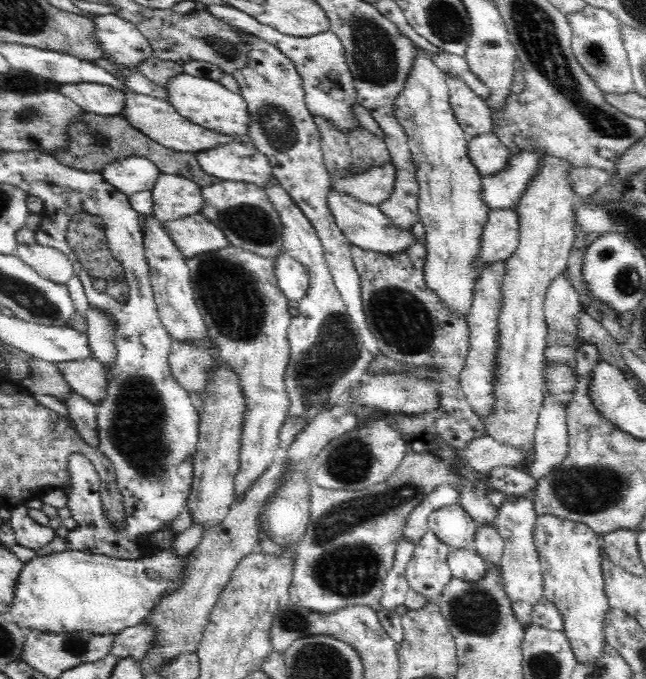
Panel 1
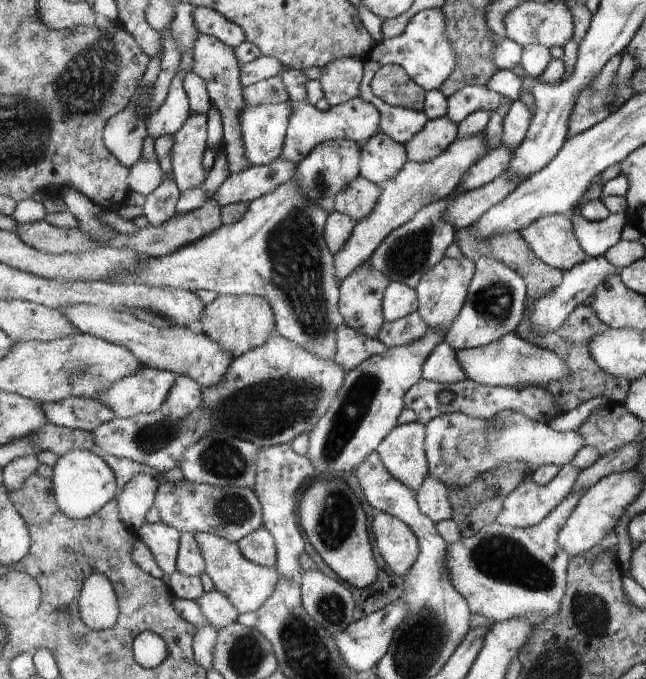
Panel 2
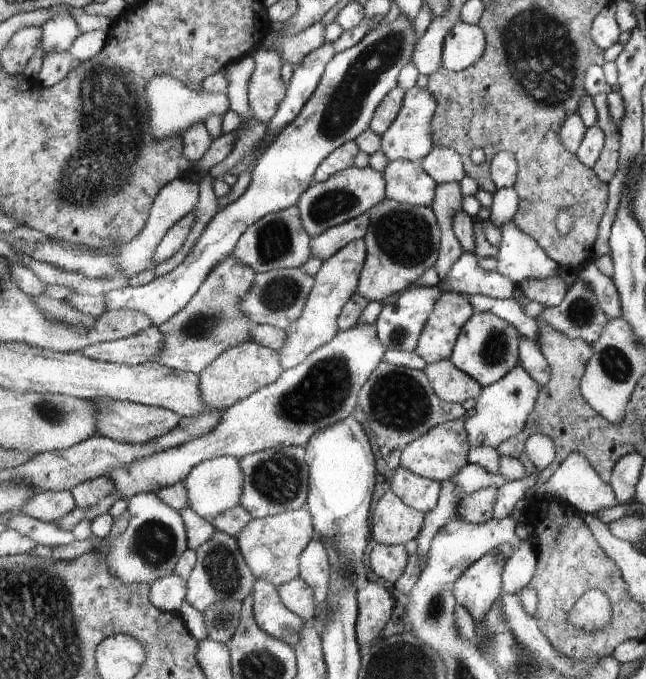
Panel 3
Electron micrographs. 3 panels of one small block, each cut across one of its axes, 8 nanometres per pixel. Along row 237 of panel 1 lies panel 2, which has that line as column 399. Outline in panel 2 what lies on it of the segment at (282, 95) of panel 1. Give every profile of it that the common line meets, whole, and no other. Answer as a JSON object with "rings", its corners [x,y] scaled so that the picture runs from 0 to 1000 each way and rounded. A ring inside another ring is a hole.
{"rings":[[[649,458],[613,473],[596,473],[585,499],[604,513],[633,510],[661,495],[661,474]]]}

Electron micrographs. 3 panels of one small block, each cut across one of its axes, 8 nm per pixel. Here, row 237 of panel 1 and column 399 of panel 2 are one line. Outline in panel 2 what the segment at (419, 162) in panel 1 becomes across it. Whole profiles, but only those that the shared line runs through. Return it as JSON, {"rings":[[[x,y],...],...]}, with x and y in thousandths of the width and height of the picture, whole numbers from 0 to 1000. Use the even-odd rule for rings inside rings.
{"rings":[[[649,620],[615,626],[582,663],[599,692],[642,725],[666,700],[658,638],[659,626]]]}

